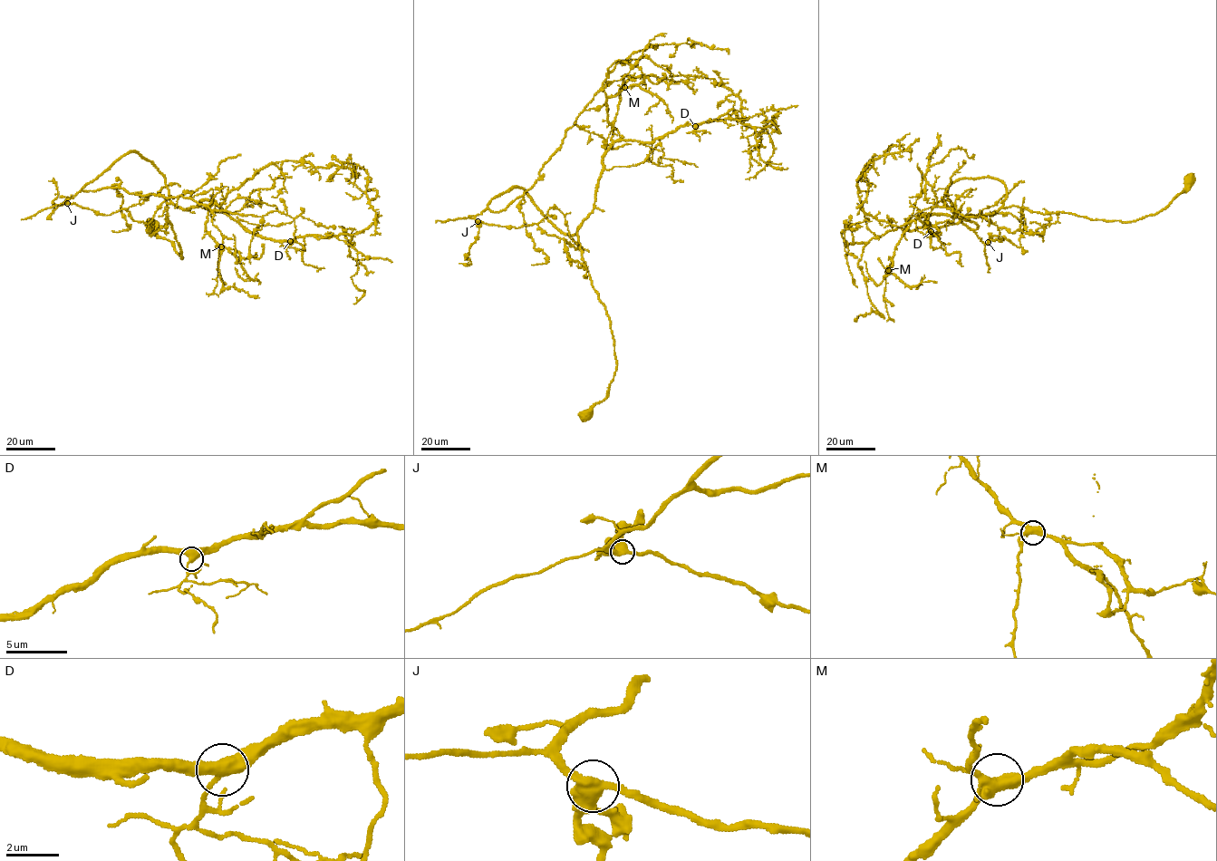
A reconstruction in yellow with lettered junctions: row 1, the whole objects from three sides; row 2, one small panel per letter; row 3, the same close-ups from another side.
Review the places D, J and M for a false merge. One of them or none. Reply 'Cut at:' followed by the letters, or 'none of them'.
Cut at: none of them

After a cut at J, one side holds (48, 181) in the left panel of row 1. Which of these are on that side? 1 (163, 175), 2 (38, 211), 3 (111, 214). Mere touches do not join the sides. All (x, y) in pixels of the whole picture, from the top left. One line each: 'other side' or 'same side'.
1: other side
2: other side
3: same side

